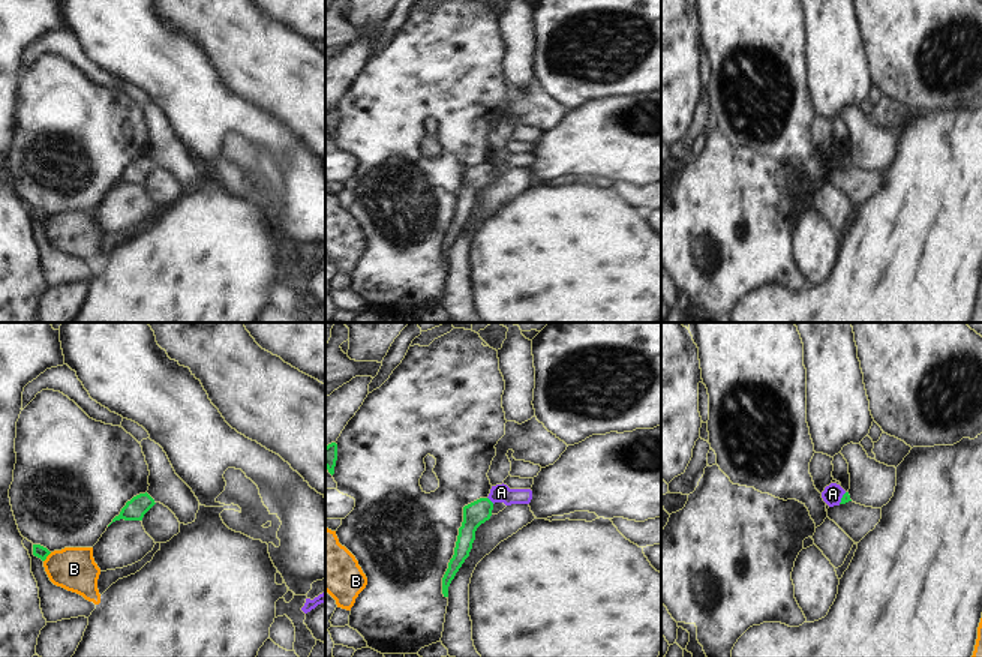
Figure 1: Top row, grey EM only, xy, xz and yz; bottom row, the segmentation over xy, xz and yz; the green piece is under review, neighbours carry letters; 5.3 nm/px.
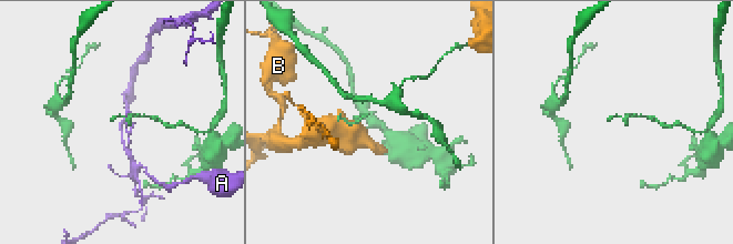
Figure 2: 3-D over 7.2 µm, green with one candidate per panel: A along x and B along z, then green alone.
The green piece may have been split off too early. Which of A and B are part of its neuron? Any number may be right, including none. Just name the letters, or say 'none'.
none

